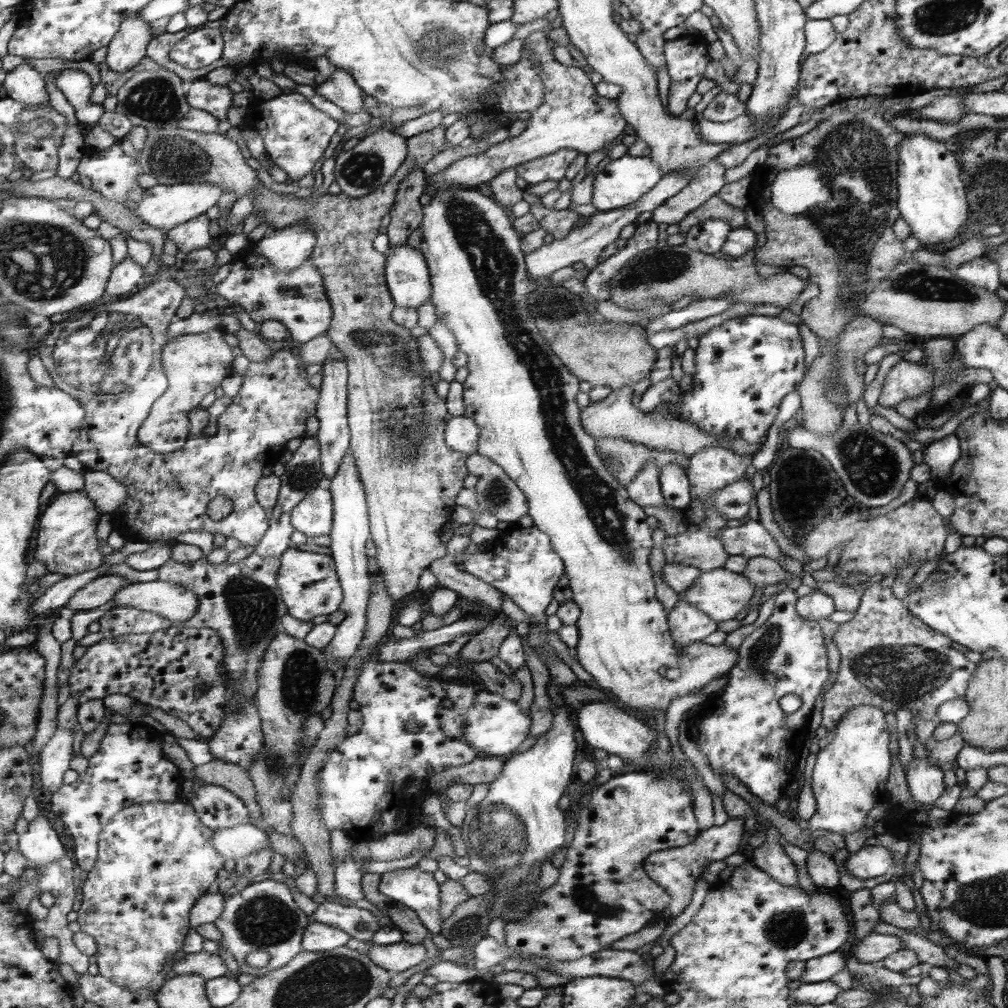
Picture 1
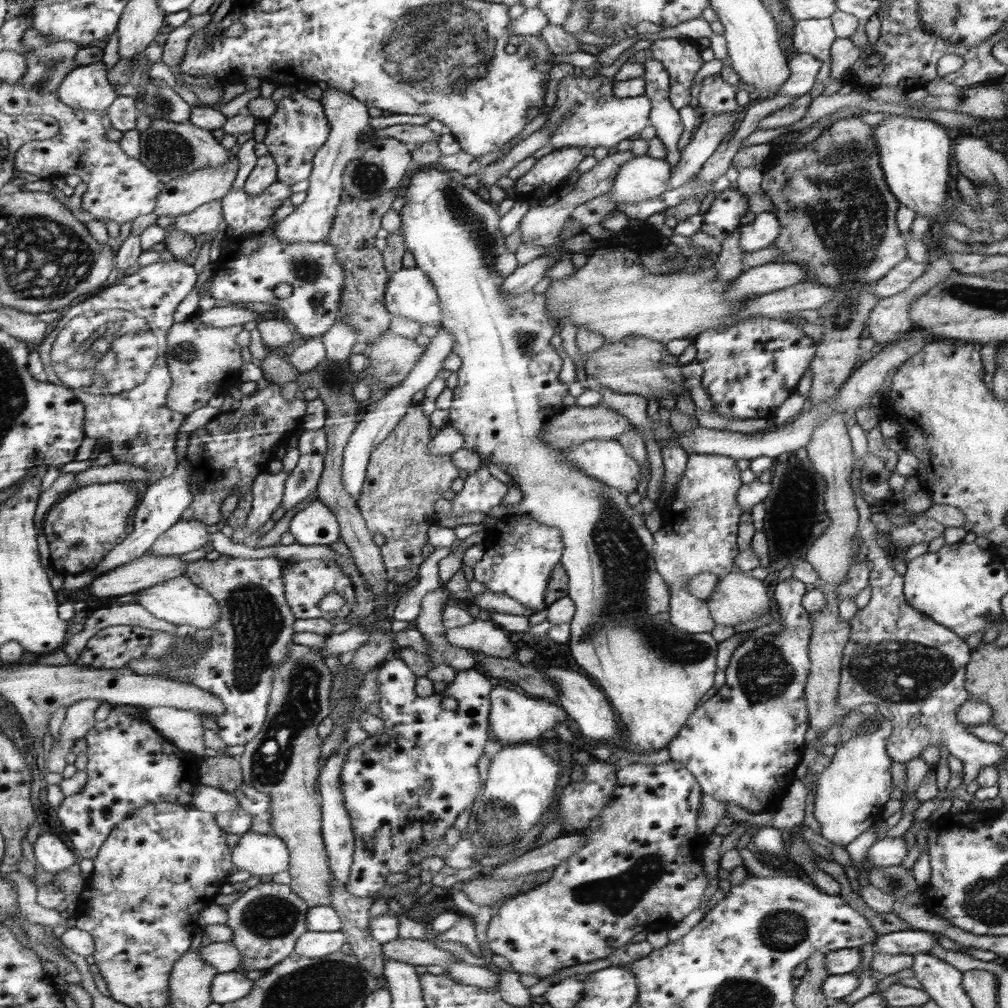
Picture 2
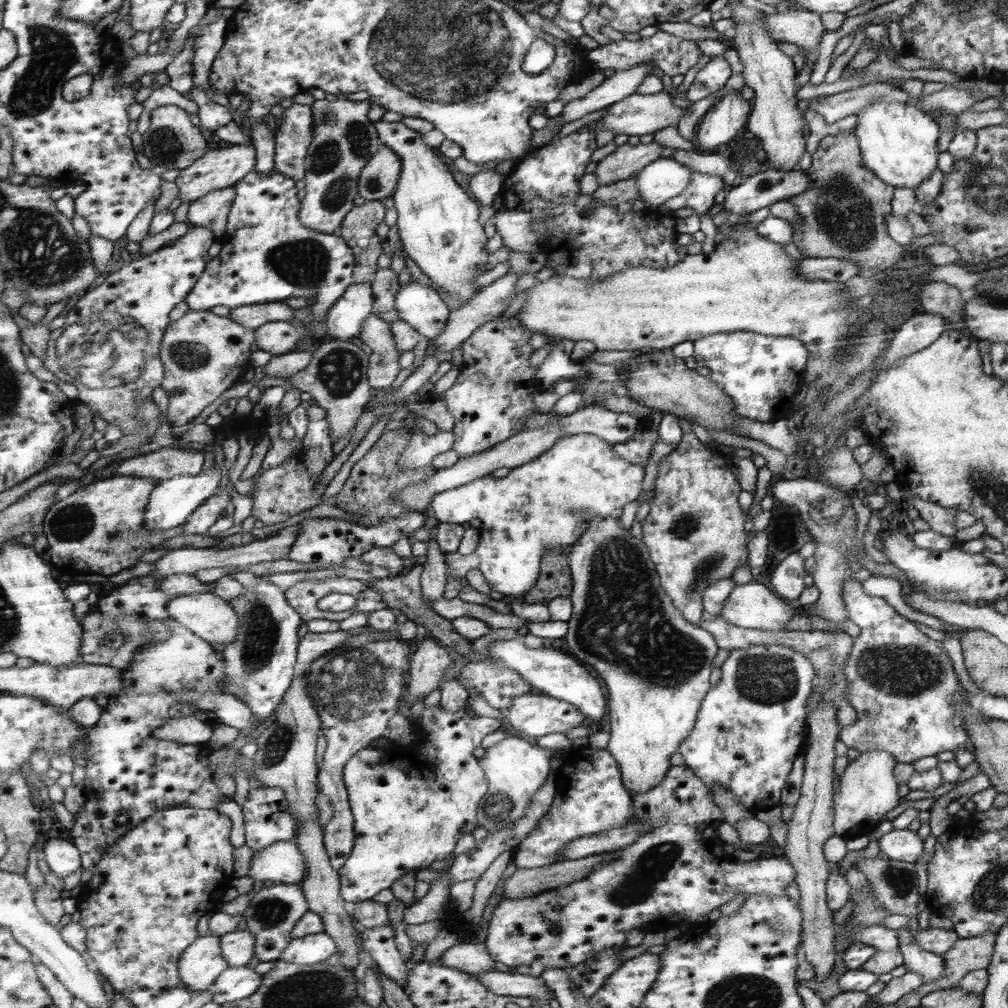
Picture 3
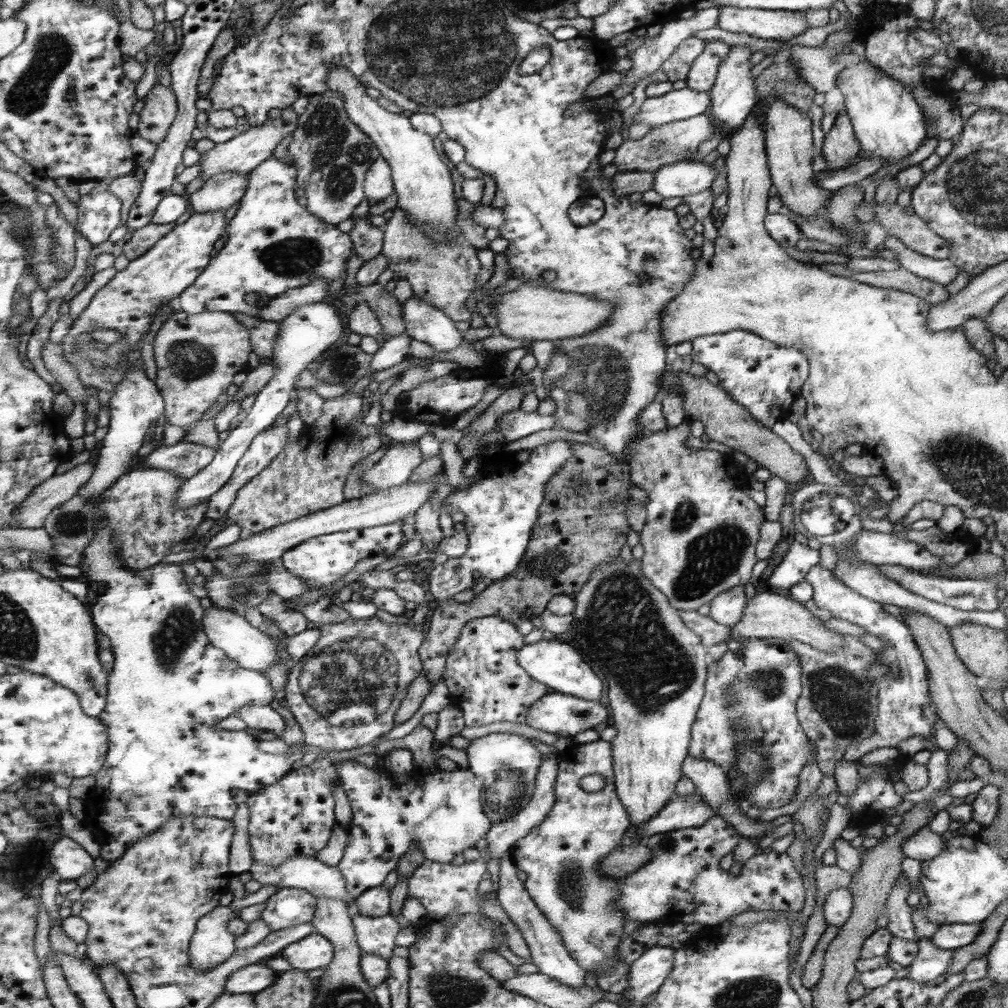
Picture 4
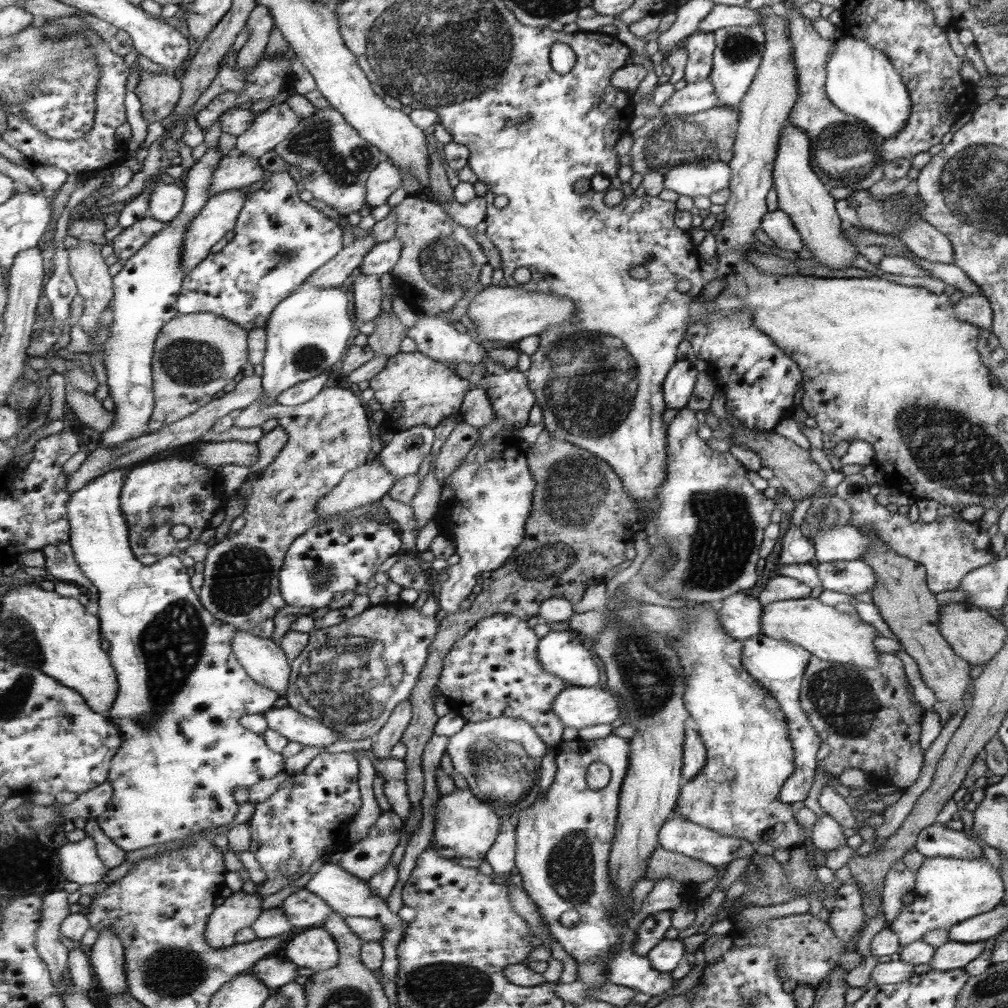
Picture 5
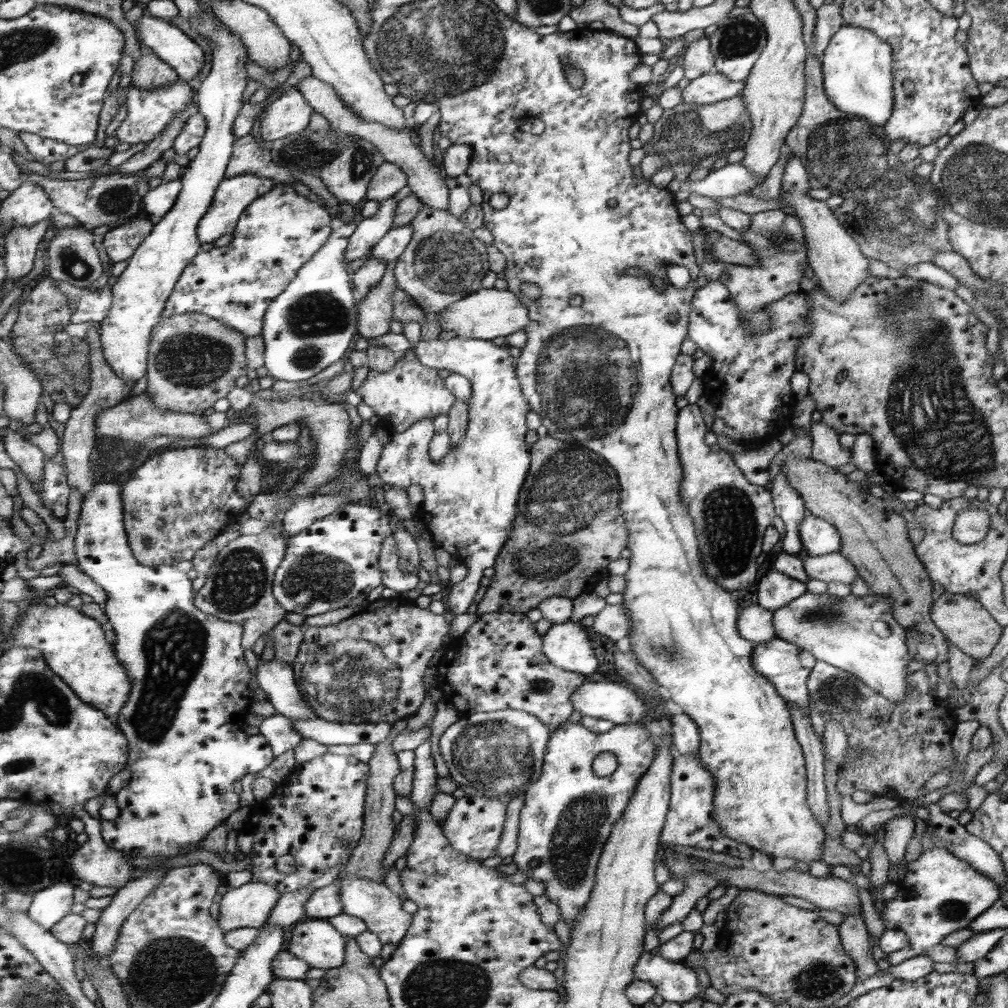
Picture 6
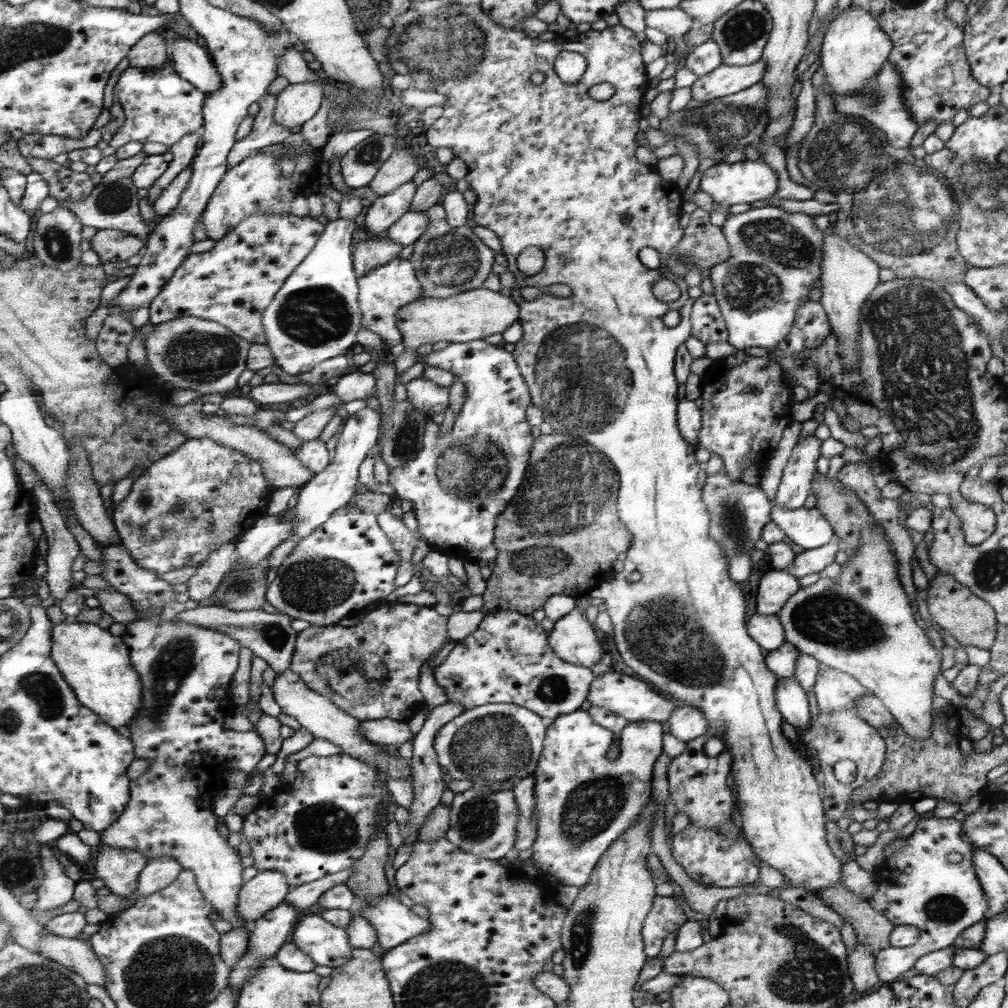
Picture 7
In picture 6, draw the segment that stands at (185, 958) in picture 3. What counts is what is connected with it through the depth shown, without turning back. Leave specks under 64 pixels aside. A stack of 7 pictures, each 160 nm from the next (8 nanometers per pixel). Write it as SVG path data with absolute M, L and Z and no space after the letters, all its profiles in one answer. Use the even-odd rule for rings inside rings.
M250 881L238 888L230 887L220 900L218 922L222 930L264 926L281 895L277 886L265 882Z

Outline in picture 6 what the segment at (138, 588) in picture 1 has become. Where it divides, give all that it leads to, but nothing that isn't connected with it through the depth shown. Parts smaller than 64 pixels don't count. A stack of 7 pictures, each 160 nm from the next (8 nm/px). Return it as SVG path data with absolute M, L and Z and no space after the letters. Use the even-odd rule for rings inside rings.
M259 657L256 679L268 698L268 702L276 709L276 713L286 718L316 718L316 711L306 702L306 696L300 692L291 663L273 659L263 662Z

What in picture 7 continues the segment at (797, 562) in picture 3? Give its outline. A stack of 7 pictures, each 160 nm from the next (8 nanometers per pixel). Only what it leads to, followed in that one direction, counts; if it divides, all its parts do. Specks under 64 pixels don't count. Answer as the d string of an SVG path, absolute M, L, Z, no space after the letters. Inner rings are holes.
M816 435L802 439L792 449L790 459L784 468L775 502L785 509L804 507L813 492L813 478L818 474L816 461L822 441Z

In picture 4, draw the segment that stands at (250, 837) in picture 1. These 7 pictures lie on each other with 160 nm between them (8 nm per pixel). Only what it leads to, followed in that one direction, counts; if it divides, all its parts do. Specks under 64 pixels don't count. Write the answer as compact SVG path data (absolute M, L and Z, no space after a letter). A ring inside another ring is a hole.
M297 854L278 866L268 866L255 862L250 867L249 872L254 880L260 882L261 886L273 884L279 888L301 888L315 896L343 900L353 913L357 910L357 903L355 898L349 893L348 884L345 882L345 877L341 870L337 866L330 866L329 863L322 862L321 859L316 857Z

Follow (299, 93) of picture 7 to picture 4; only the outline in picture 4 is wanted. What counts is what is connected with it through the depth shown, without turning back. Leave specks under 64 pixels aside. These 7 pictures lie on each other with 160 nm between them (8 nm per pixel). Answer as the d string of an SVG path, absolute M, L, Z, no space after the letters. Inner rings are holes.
M289 106L288 108L281 109L281 114L277 118L269 118L265 123L251 126L249 130L236 134L226 142L216 143L214 148L206 151L201 156L200 166L202 166L202 176L200 176L200 179L203 178L208 182L210 178L214 178L218 173L224 171L246 175L251 170L256 169L258 165L268 160L270 156L273 156L274 148L282 142L282 138L288 136L297 128L298 117L299 114L296 114L294 109Z

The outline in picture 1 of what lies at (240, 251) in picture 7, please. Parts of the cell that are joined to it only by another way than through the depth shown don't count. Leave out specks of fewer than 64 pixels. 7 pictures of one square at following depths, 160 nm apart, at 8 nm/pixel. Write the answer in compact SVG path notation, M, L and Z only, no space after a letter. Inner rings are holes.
M250 243L249 247L241 255L233 256L235 262L230 266L228 276L226 276L223 282L211 286L212 290L229 302L242 307L257 325L266 321L284 323L292 339L298 340L298 342L310 342L314 338L328 334L329 327L333 321L333 305L330 302L328 291L325 289L325 279L322 273L318 271L318 268L314 266L314 262L308 260L304 265L298 266L298 270L276 270L264 256L260 258L260 256L254 254L251 246L253 246L252 243ZM284 285L288 287L286 291L281 290Z

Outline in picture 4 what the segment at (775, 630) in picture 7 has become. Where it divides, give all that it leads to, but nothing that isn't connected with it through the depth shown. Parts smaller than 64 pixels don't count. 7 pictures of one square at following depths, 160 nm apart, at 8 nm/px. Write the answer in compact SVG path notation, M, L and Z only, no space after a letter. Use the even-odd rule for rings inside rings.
M734 586L733 589L720 593L709 602L710 613L708 616L718 624L733 628L742 620L747 602L744 587Z

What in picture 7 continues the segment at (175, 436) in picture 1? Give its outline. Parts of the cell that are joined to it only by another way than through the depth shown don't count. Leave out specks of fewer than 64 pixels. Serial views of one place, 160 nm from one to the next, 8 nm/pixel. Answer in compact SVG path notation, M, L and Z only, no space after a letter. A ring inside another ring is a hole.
M183 317L154 326L144 345L153 376L171 384L167 391L190 389L201 394L225 396L238 388L238 378L248 367L247 352L251 343L218 322Z

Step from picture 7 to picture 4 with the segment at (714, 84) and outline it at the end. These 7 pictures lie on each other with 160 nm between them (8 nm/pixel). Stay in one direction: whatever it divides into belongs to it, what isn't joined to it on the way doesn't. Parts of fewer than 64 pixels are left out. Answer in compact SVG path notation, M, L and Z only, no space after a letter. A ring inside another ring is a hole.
M688 87L672 89L664 96L646 97L640 111L633 118L633 123L648 124L652 128L659 127L667 122L681 121L708 113L711 105L709 93L698 92Z

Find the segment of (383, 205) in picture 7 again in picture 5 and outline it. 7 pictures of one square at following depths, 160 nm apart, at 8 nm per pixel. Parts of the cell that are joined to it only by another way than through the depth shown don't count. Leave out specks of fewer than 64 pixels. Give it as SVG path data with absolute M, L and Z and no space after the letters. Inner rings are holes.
M370 233L361 240L354 240L352 246L346 246L333 261L322 266L308 278L308 282L323 287L341 287L350 273L362 265L364 256L376 245Z

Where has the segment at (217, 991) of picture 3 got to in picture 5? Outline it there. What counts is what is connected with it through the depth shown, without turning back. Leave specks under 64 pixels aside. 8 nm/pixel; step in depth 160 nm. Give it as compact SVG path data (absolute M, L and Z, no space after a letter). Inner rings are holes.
M264 957L253 966L253 973L272 990L277 990L295 980L297 966L286 957Z

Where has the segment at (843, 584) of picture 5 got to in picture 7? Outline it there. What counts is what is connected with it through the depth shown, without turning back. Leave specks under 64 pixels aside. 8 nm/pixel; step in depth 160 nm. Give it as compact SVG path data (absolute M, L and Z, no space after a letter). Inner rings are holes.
M833 539L820 548L809 551L804 549L802 553L794 557L794 560L785 568L785 571L798 579L807 574L814 574L814 572L820 574L826 566L836 560L836 553L841 547L842 544Z

